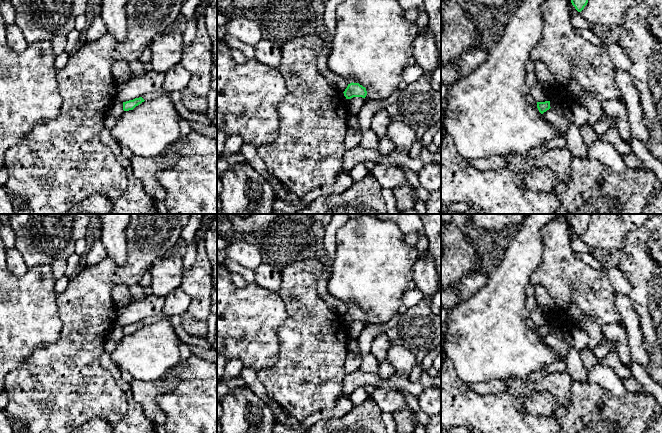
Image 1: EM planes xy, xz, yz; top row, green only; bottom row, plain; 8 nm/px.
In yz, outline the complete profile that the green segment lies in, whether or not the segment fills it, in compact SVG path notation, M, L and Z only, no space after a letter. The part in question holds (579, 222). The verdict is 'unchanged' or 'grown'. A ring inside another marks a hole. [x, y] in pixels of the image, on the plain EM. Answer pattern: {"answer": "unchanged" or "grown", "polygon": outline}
{"answer": "unchanged", "polygon": "M565 214L571 224L572 229L578 236L581 236L587 229L591 214Z"}

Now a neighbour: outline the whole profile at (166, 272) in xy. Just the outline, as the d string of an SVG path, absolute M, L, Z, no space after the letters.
M182 256L161 257L150 268L151 288L155 296L165 297L180 287L183 265Z

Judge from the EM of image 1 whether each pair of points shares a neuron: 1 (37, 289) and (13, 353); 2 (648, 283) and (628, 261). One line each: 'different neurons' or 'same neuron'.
1: same neuron
2: same neuron

